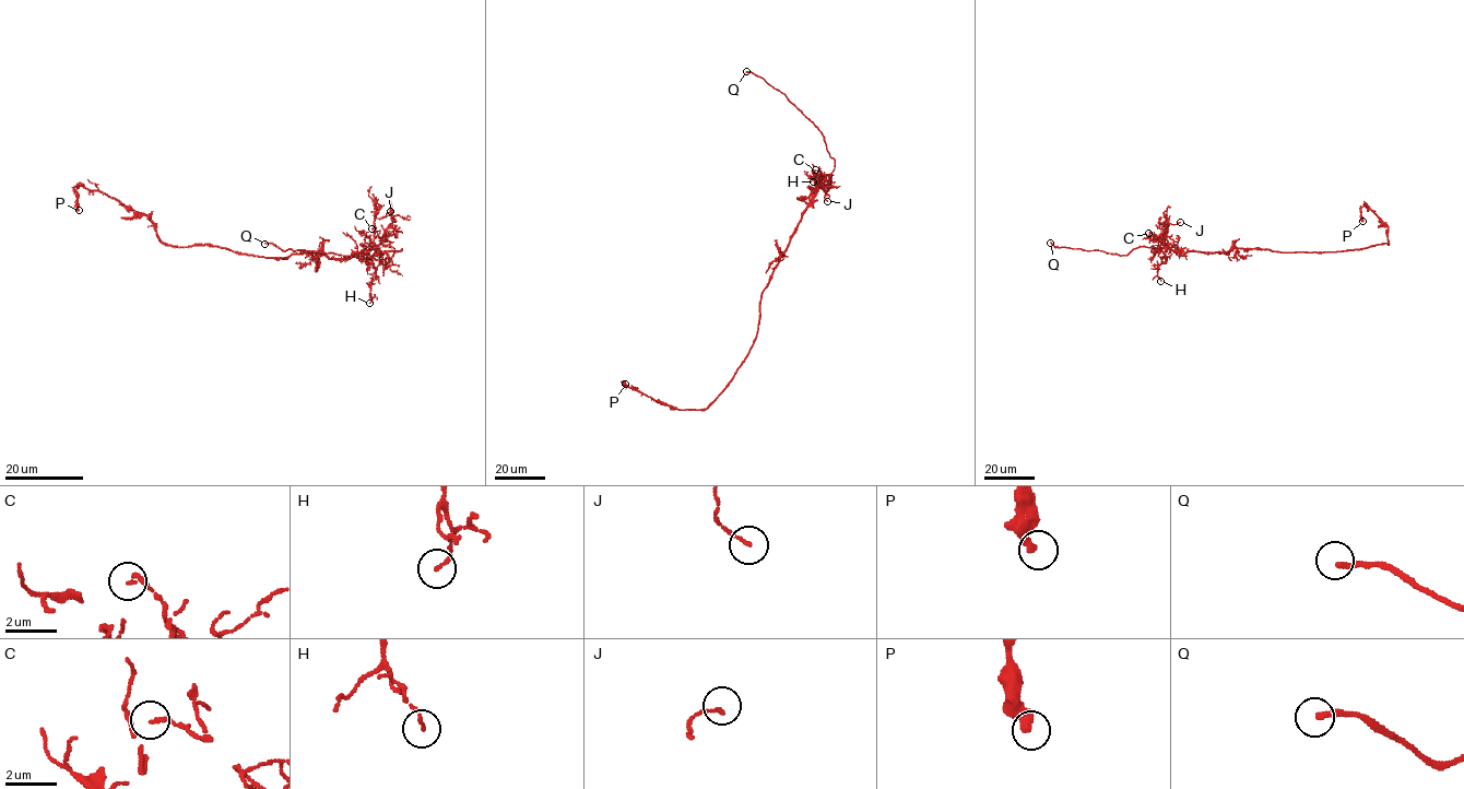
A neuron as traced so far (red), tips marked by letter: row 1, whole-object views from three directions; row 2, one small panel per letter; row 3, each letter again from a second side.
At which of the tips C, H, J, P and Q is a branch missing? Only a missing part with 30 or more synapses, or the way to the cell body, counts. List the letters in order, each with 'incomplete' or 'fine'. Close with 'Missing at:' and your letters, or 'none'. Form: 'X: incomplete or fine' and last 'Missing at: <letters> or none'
C: fine
H: fine
J: fine
P: fine
Q: incomplete
Missing at: Q

